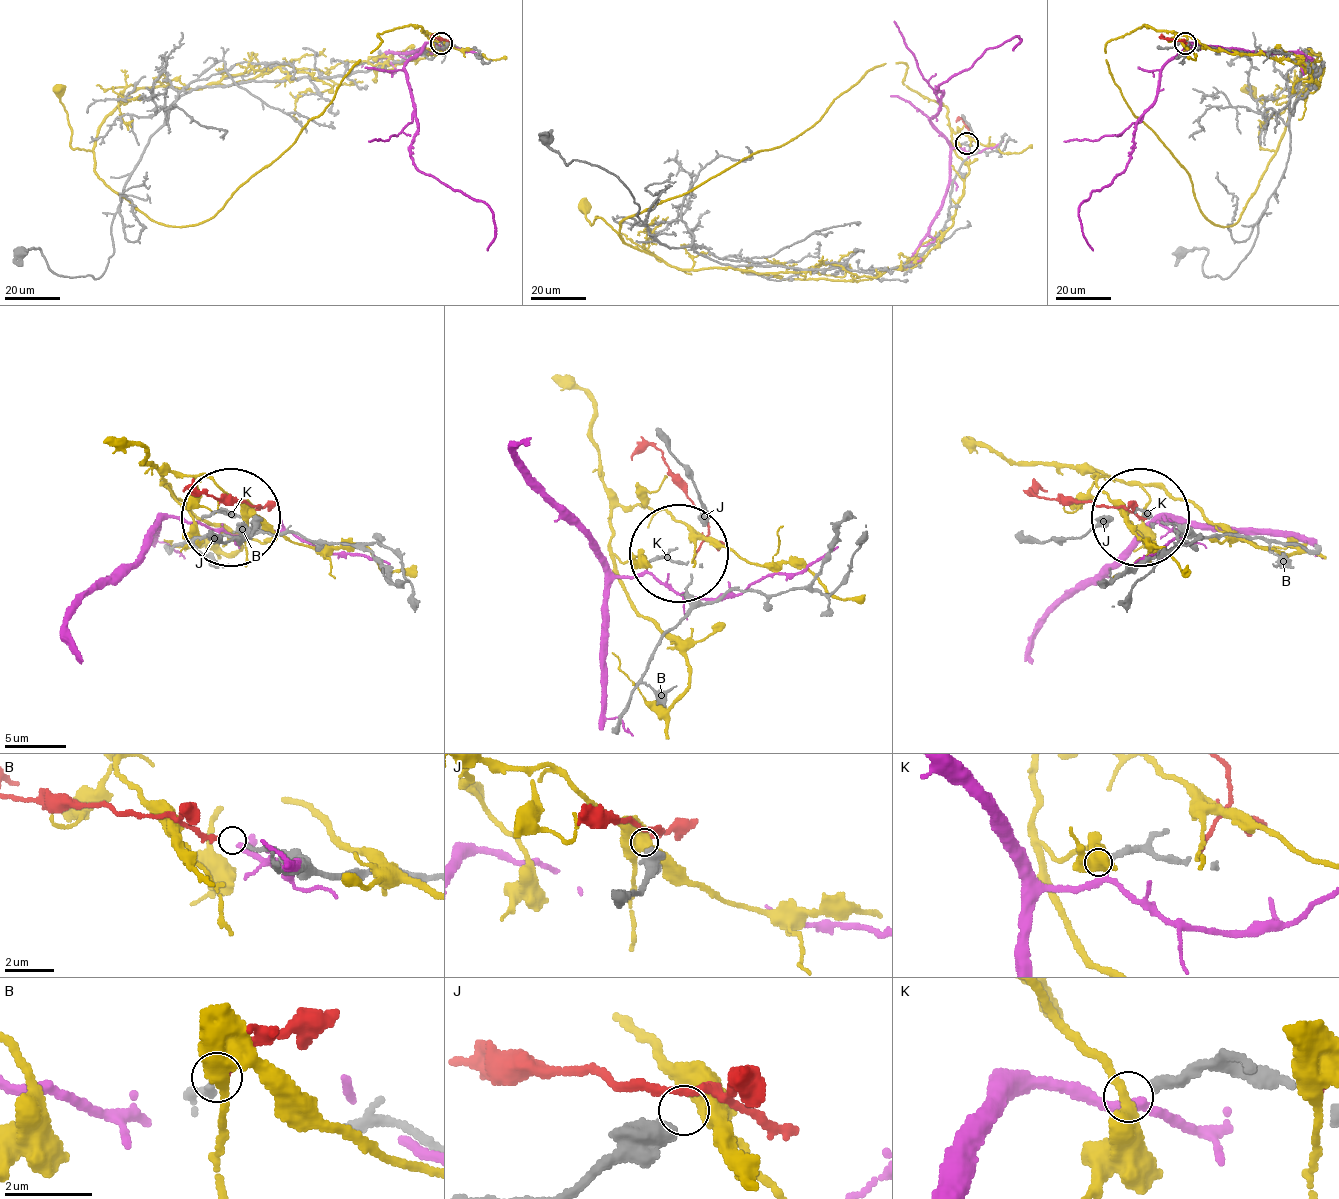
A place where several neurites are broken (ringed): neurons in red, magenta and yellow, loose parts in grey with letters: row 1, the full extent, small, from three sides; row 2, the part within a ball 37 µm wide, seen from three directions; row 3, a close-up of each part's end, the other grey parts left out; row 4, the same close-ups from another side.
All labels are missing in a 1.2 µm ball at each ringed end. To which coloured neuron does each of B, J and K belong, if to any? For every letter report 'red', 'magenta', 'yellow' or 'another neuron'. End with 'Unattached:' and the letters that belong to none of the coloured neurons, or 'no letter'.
B: red
J: yellow
K: another neuron
Unattached: K

